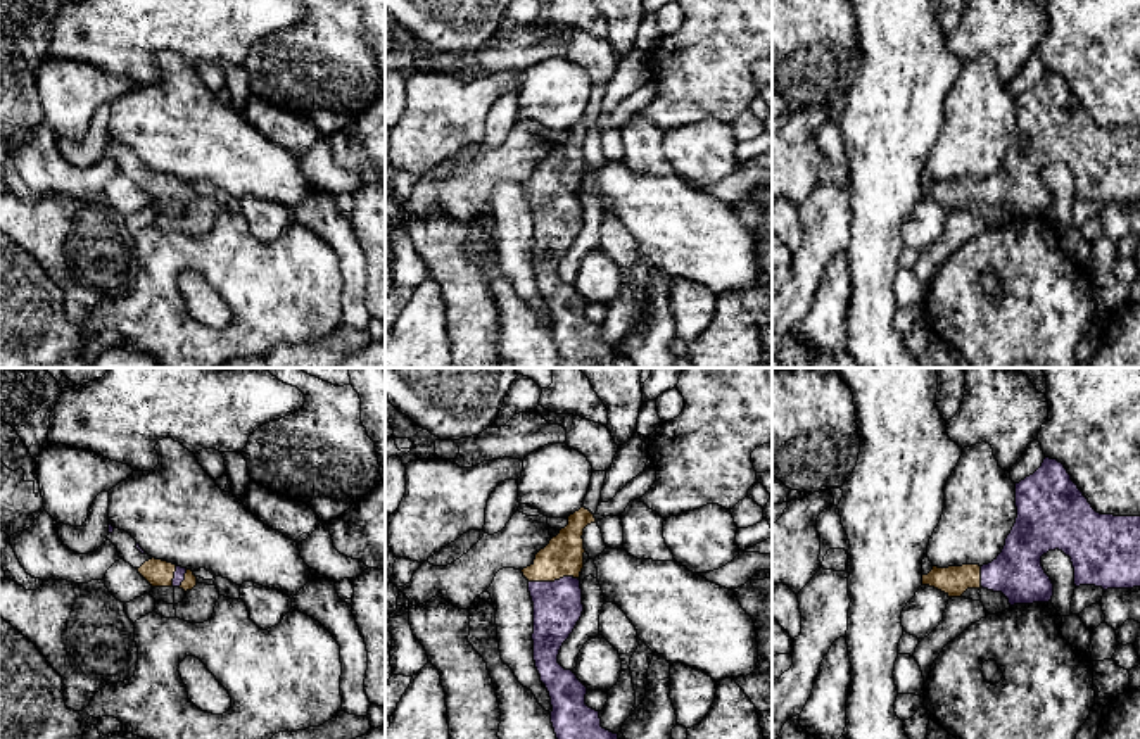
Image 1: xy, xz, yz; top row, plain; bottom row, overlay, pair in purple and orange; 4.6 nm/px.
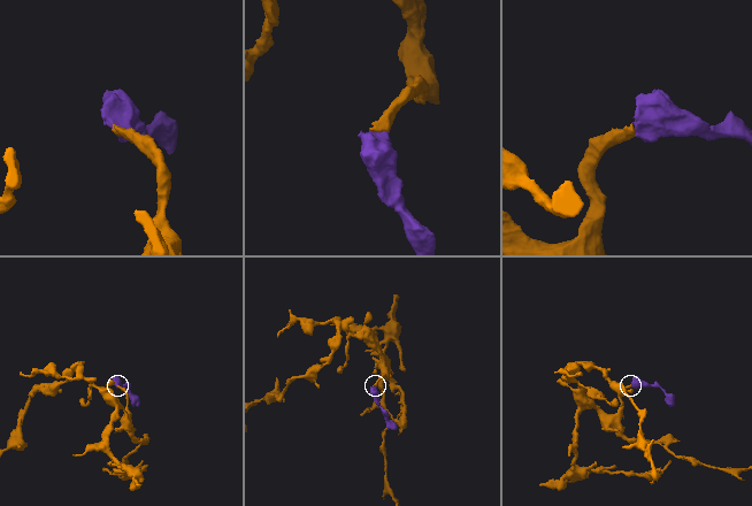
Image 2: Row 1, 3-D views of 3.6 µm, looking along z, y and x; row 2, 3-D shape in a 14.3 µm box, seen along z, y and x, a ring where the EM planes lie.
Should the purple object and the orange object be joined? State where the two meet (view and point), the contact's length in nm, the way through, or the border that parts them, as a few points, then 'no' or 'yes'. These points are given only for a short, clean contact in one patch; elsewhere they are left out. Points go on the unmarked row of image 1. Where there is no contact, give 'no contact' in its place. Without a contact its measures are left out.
xz (555, 194) | 240 nm | across xz (558, 220), (555, 194), (555, 183), (563, 170) | yes

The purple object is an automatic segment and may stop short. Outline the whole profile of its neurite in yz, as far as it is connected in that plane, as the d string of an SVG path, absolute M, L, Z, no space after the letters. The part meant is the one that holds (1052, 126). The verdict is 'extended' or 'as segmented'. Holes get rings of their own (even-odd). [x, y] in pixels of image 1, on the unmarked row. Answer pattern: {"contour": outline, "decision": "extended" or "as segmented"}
{"contour": "M1045 71L1033 88L1016 97L1016 121L1016 136L1002 166L991 176L933 180L922 188L922 199L934 200L948 211L962 211L967 202L983 200L1002 205L1010 219L1048 216L1054 197L1042 180L1042 169L1059 162L1071 171L1076 200L1095 199L1104 204L1140 200L1140 129L1097 126L1057 73Z", "decision": "extended"}

